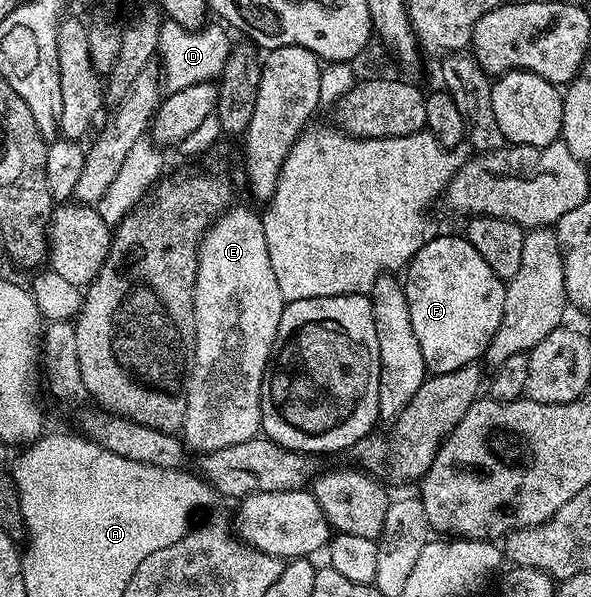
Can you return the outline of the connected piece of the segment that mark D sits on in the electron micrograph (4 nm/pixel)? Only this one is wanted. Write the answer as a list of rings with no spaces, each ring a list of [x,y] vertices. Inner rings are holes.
[[[168,20],[162,23],[157,58],[160,62],[162,85],[168,93],[182,91],[183,88],[214,81],[220,77],[233,42],[229,40],[229,32],[222,25],[216,25],[207,24],[199,30],[187,30]]]

